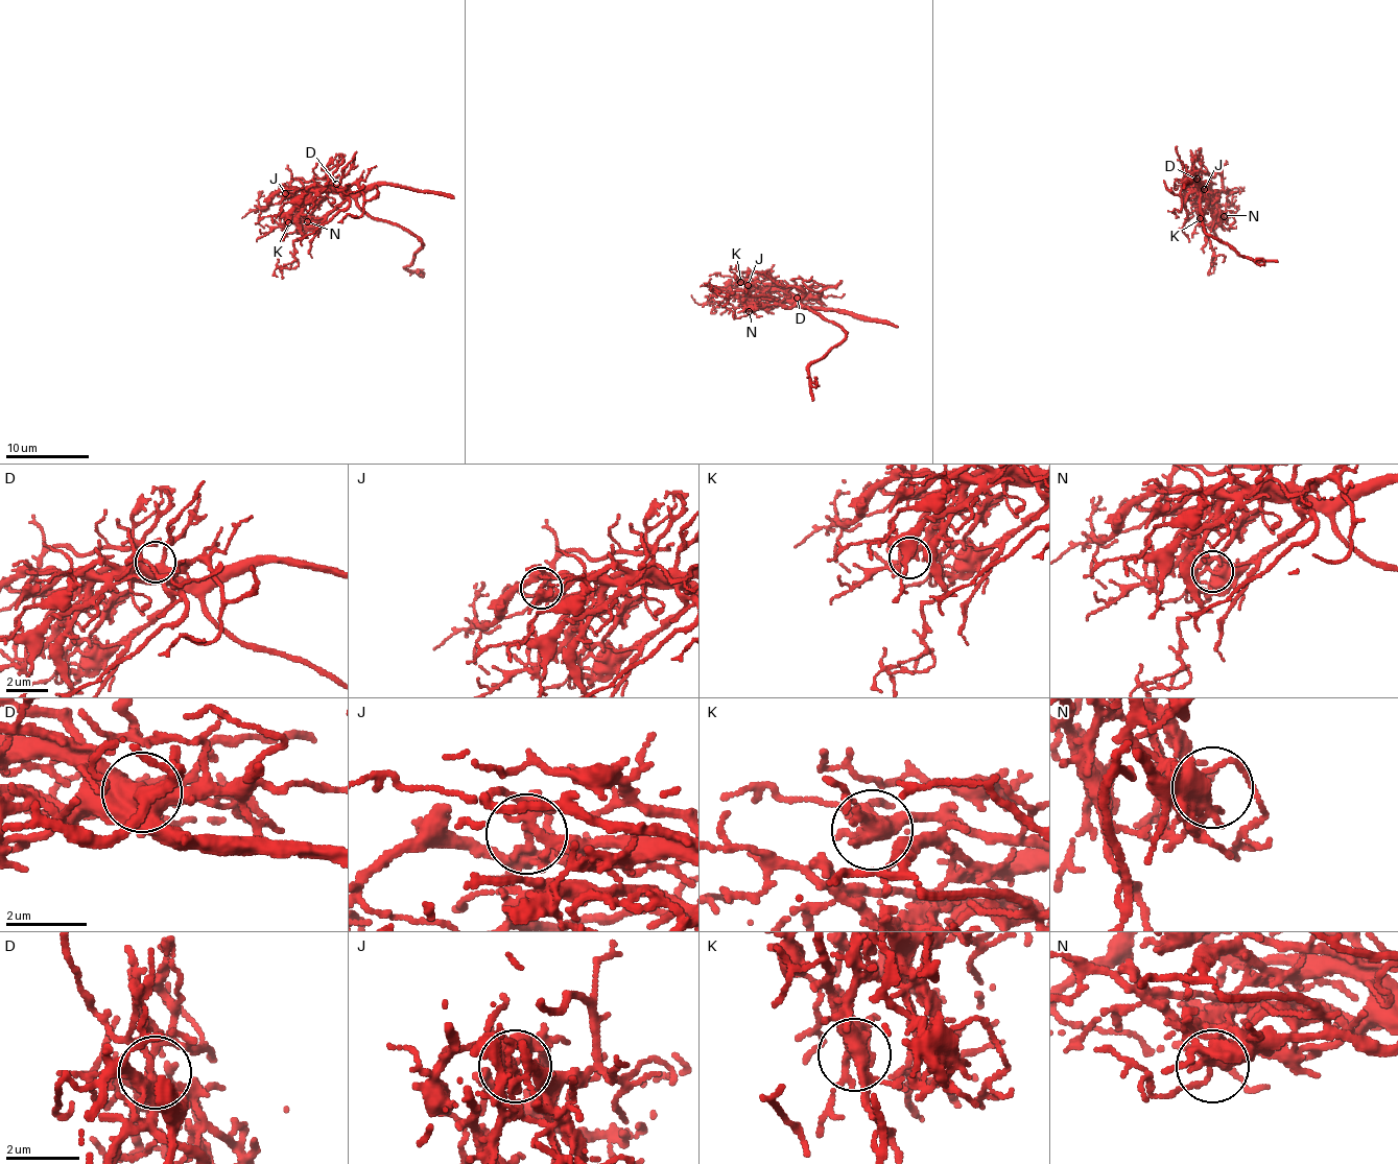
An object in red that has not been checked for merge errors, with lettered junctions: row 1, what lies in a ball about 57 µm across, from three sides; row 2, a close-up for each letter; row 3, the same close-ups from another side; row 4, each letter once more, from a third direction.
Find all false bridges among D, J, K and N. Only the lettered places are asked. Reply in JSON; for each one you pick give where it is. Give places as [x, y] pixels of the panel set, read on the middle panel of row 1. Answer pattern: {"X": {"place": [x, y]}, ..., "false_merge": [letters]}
{"false_merge": []}

